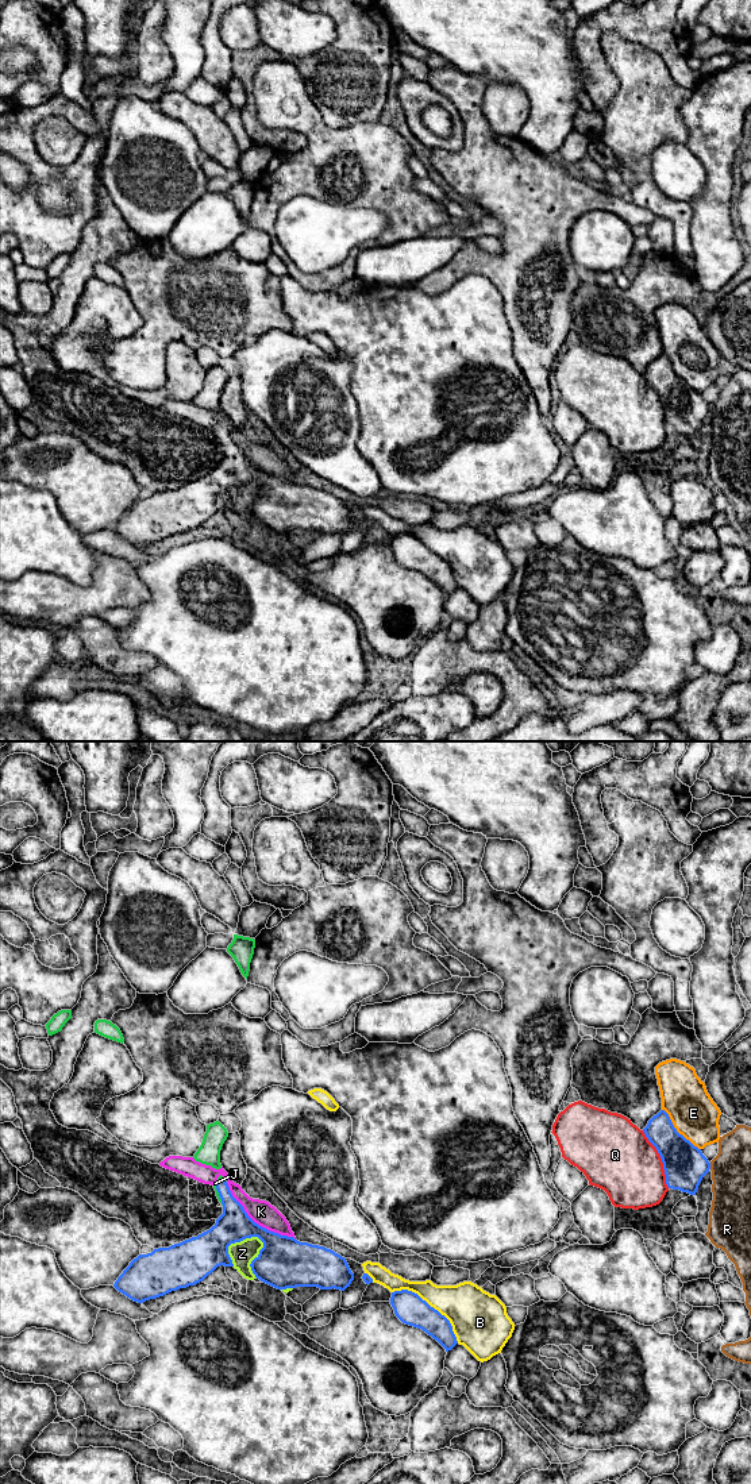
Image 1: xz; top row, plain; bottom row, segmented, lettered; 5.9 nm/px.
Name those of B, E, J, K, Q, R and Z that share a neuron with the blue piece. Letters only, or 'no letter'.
J

